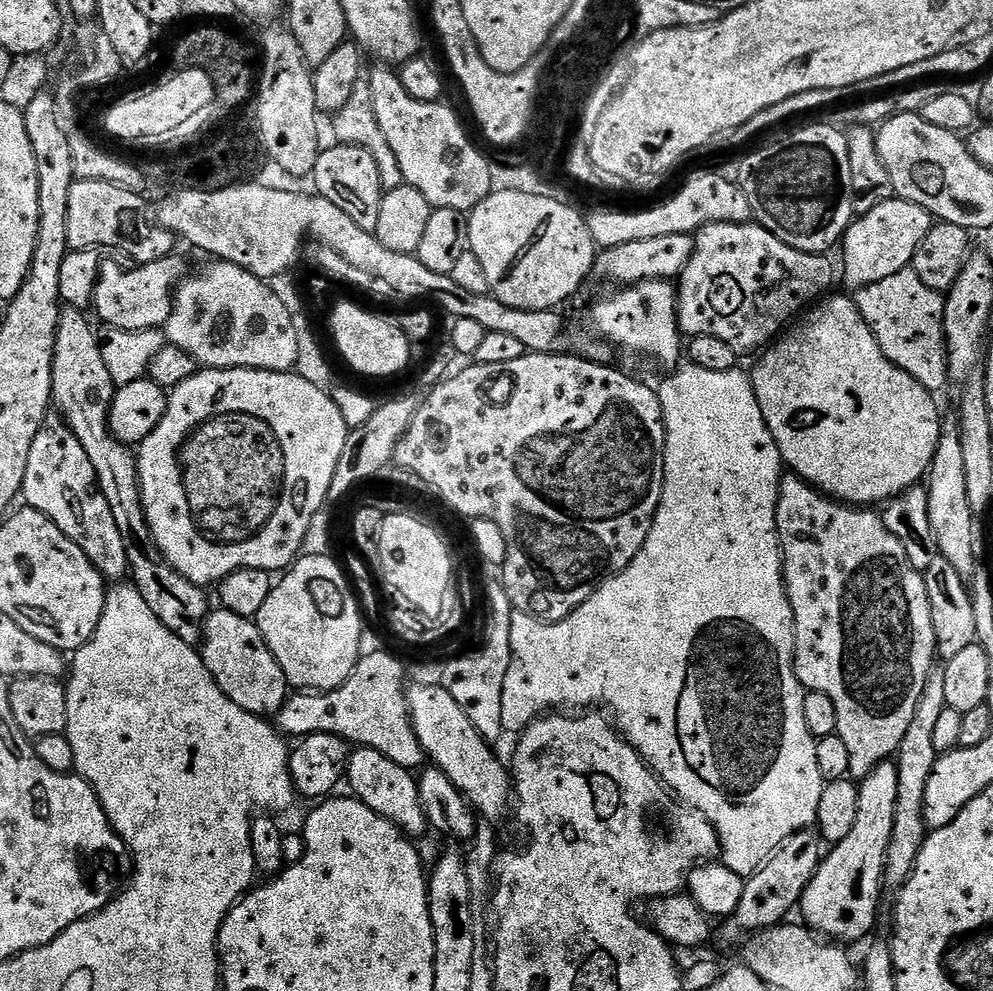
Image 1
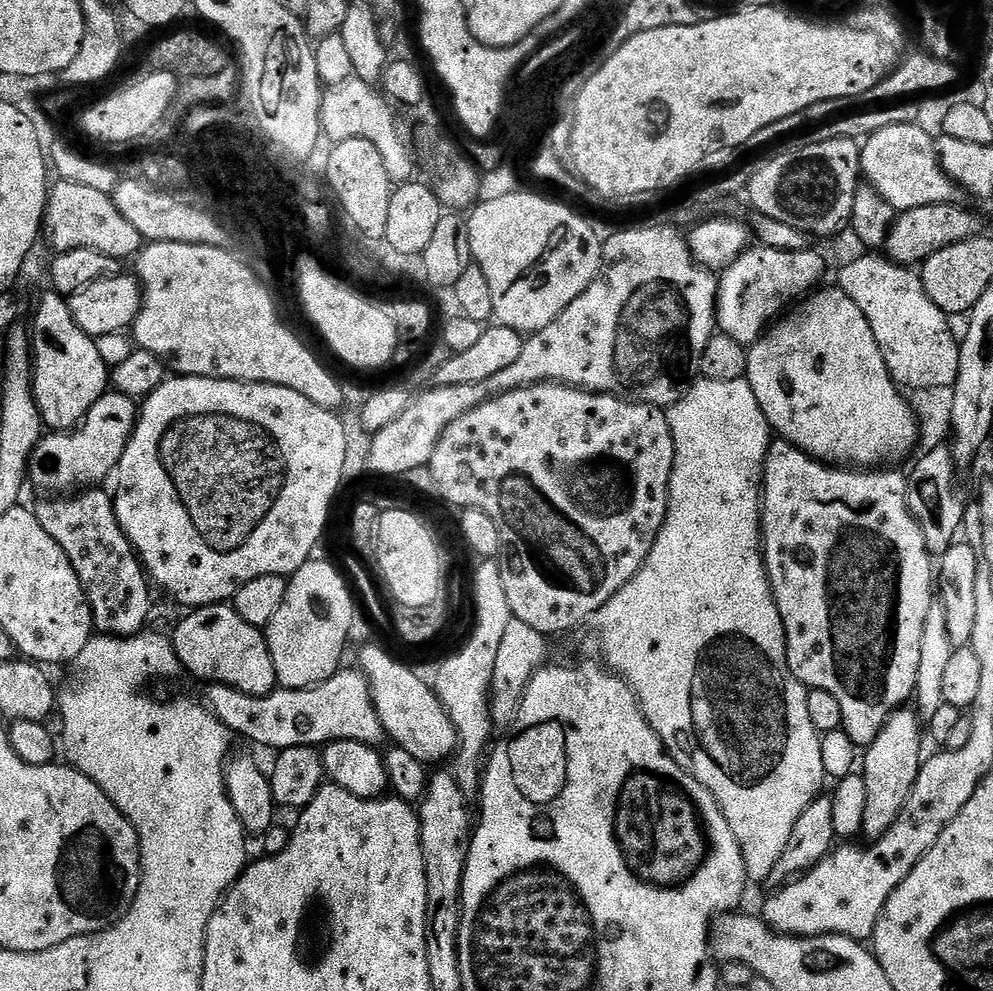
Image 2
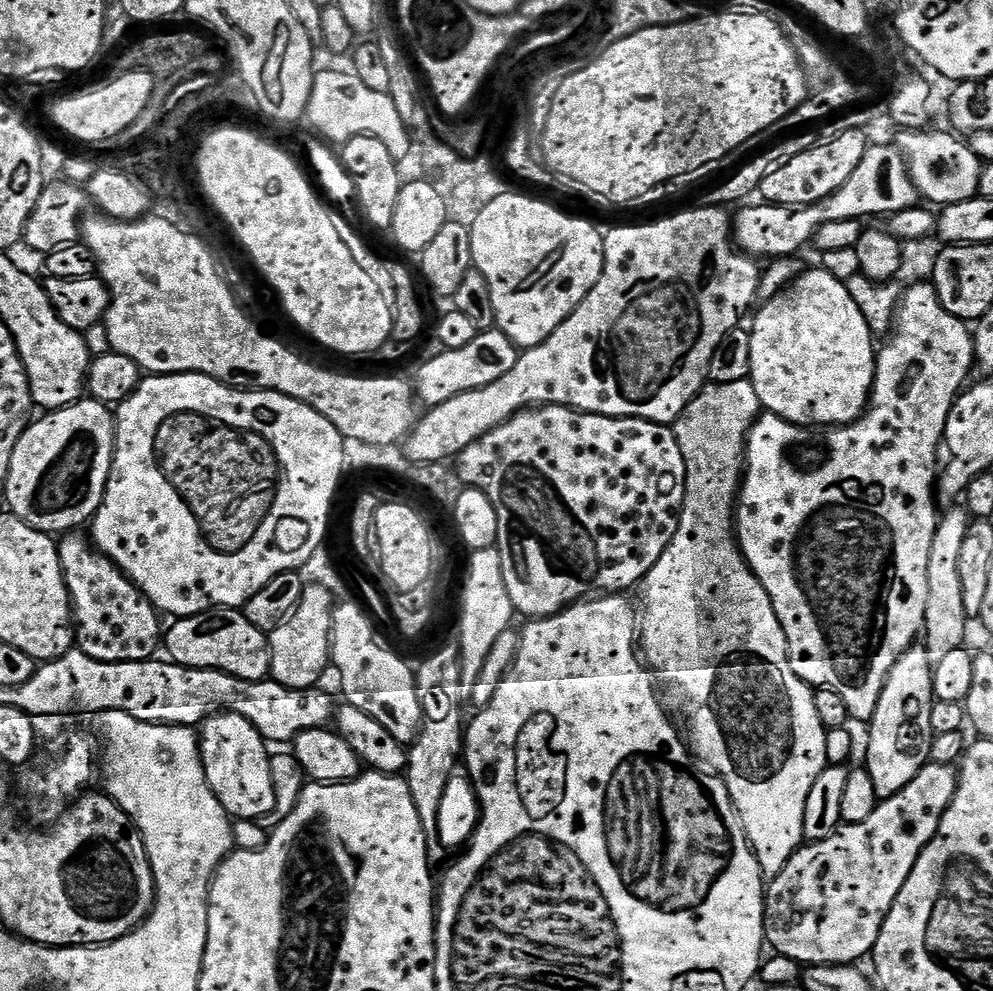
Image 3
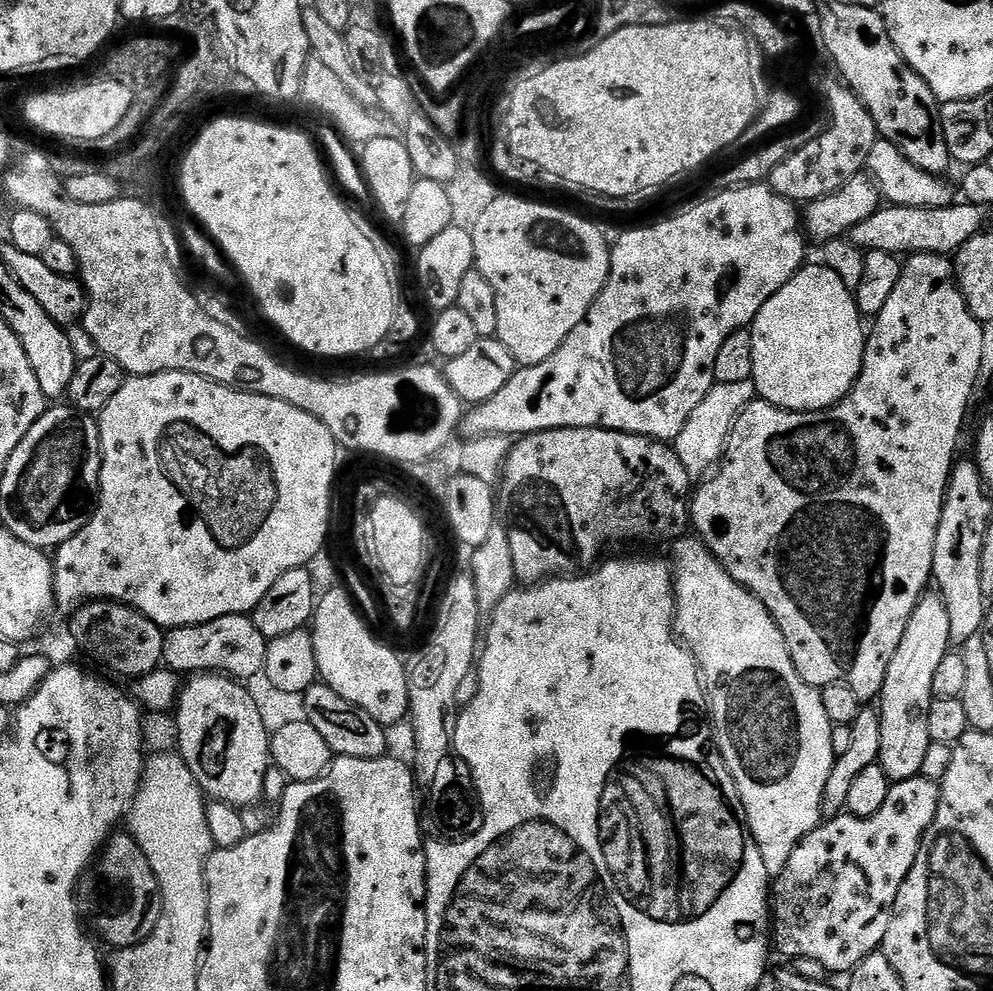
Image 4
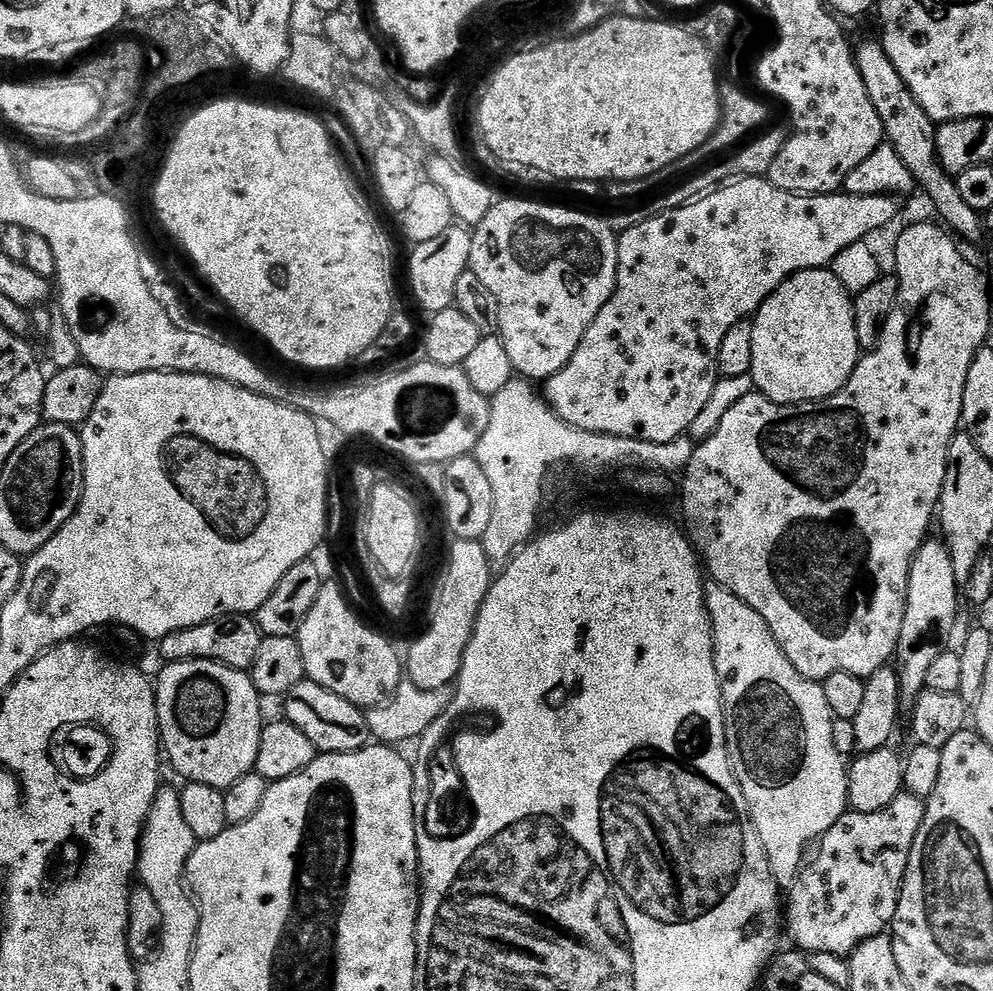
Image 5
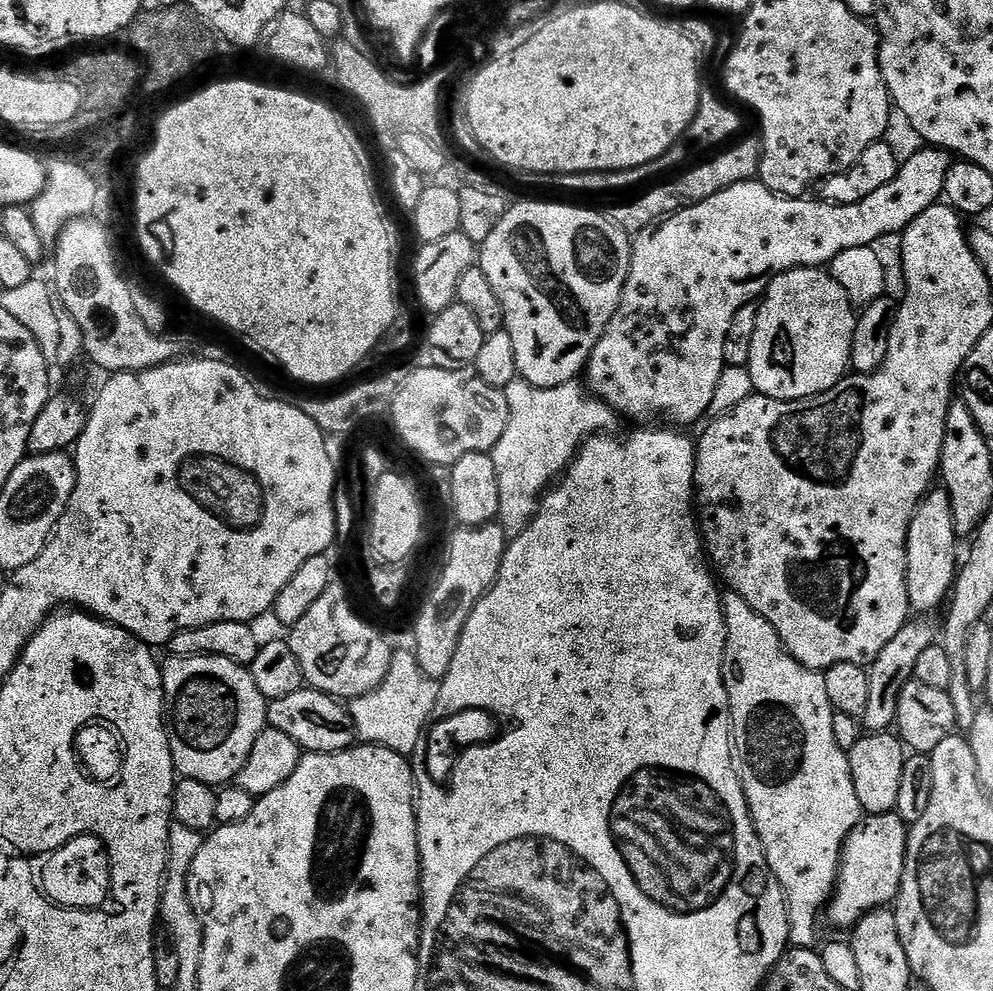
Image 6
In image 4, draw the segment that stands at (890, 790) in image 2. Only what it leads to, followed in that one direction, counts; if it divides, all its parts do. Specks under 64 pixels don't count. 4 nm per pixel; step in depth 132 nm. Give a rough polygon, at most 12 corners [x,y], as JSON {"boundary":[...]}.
{"boundary":[[939,594],[914,606],[878,697],[895,782],[930,750],[934,673],[950,650]]}

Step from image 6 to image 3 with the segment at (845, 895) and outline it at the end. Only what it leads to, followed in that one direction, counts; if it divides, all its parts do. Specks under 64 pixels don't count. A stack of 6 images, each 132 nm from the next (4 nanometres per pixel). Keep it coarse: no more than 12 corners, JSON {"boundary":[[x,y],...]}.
{"boundary":[[929,762],[771,877],[764,939],[865,959],[956,793]]}

